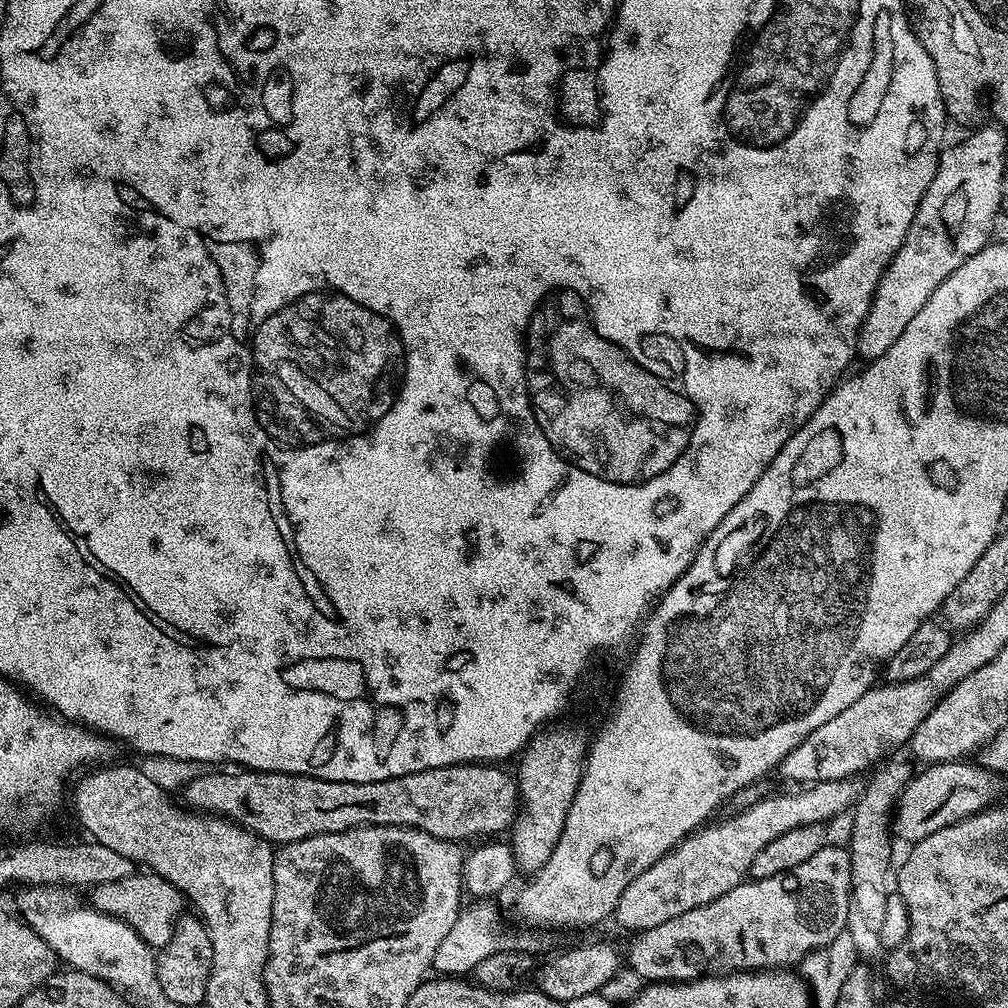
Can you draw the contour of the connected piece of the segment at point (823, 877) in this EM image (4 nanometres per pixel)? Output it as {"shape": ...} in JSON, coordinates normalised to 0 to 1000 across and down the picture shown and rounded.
{"shape":[[[818,839],[815,843],[812,843],[812,847],[805,849],[804,855],[796,855],[796,859],[788,859],[788,863],[768,867],[768,871],[743,872],[739,876],[728,879],[728,883],[716,887],[716,891],[708,891],[708,895],[700,899],[692,899],[692,903],[681,903],[681,907],[673,907],[673,911],[665,911],[665,915],[657,915],[657,919],[649,919],[645,923],[634,926],[628,932],[631,934],[628,935],[627,941],[621,944],[622,959],[631,963],[639,974],[682,974],[707,966],[721,966],[727,962],[778,962],[803,951],[811,942],[830,936],[838,928],[841,920],[841,890],[845,887],[845,850],[840,840],[825,840]]]}

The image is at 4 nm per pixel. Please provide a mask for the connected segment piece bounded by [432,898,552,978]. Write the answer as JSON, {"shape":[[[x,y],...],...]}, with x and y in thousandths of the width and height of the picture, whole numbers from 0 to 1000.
{"shape":[[[476,891],[468,898],[461,900],[455,911],[446,919],[442,931],[438,931],[435,944],[431,946],[430,961],[444,970],[456,970],[467,965],[482,950],[491,944],[522,944],[533,946],[547,938],[544,929],[531,929],[528,925],[500,925],[500,917],[496,914],[496,905],[484,891]]]}

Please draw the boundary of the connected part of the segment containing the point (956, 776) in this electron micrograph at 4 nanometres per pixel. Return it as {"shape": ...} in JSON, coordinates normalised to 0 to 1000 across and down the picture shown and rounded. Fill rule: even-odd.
{"shape":[[[942,754],[938,758],[923,758],[904,771],[897,787],[889,795],[887,803],[887,825],[900,835],[923,831],[931,823],[946,815],[965,810],[967,806],[985,801],[992,786],[993,771],[981,762],[973,762],[967,756]]]}

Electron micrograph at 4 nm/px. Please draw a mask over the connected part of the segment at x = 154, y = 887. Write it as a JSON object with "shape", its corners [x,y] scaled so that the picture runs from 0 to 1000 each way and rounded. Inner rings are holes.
{"shape":[[[133,863],[125,871],[117,871],[117,875],[96,877],[90,882],[89,889],[92,901],[116,914],[124,913],[140,929],[138,932],[152,942],[163,940],[165,935],[169,935],[169,927],[173,927],[173,919],[185,901],[181,886],[150,863]]]}

